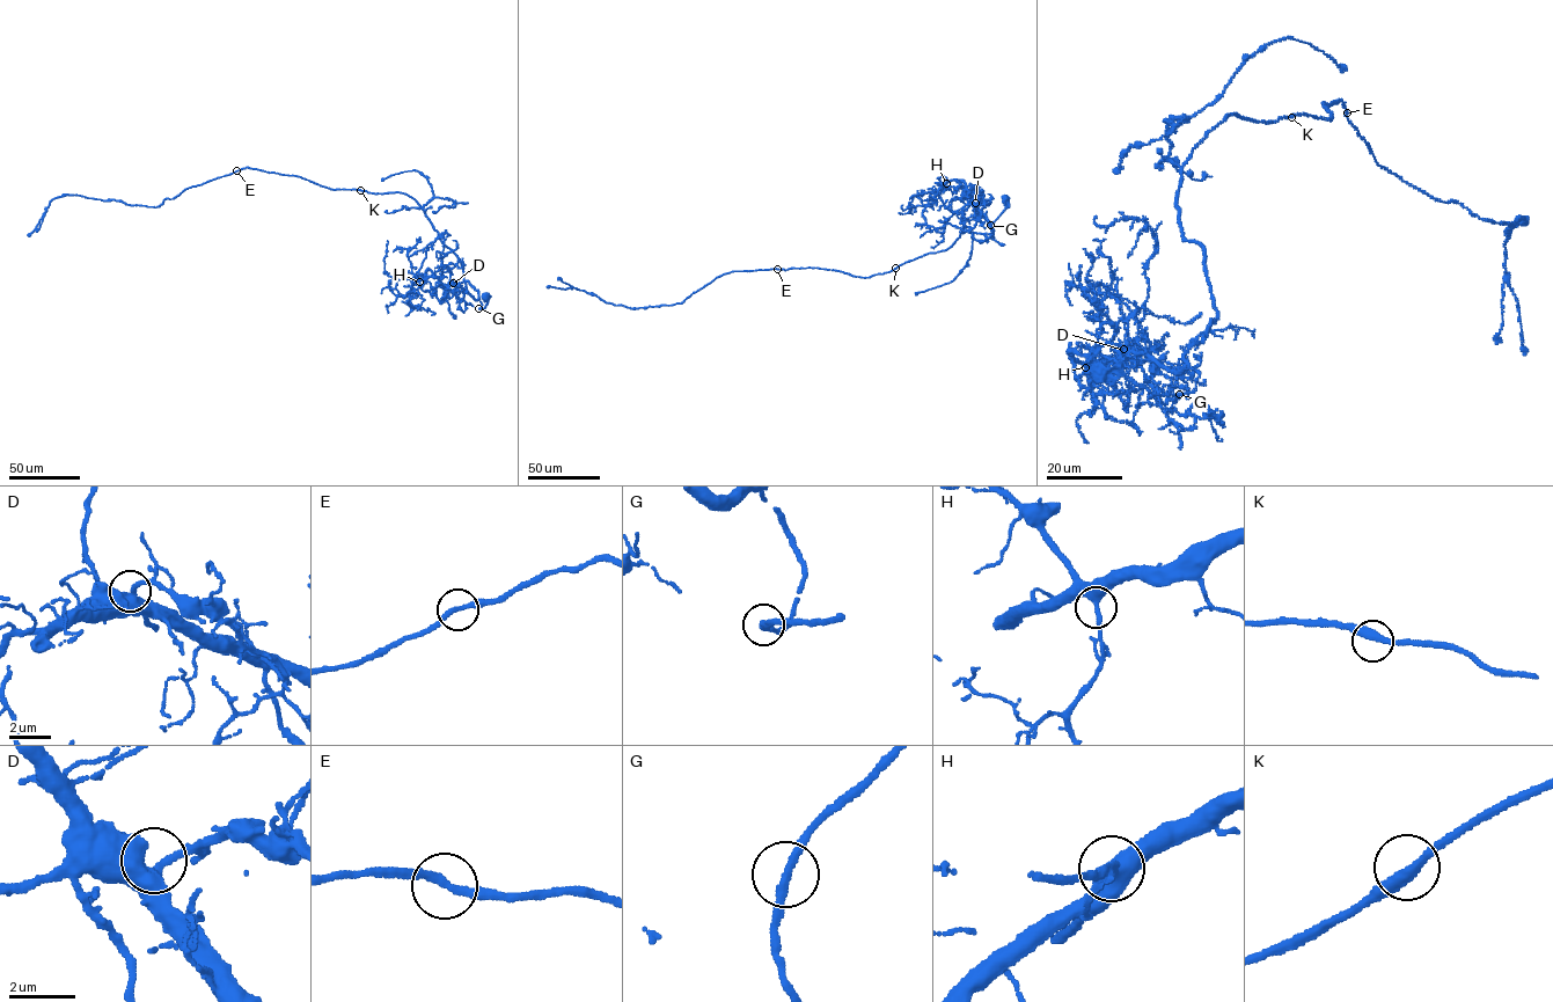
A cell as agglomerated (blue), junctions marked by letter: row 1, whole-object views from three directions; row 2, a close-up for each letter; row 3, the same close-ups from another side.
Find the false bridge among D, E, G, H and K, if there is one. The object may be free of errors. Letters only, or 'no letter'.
no letter

